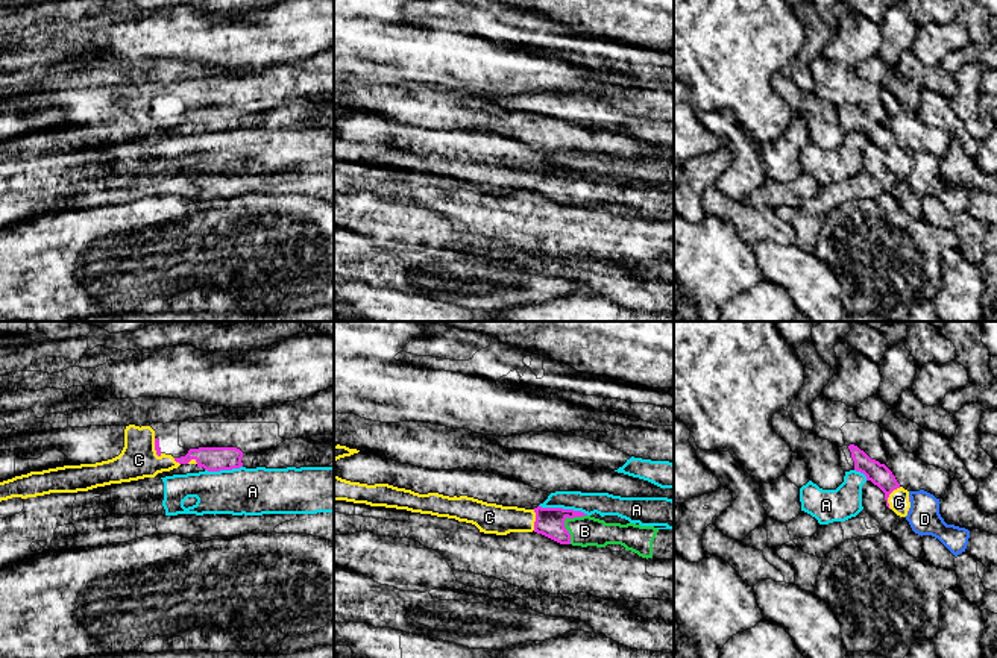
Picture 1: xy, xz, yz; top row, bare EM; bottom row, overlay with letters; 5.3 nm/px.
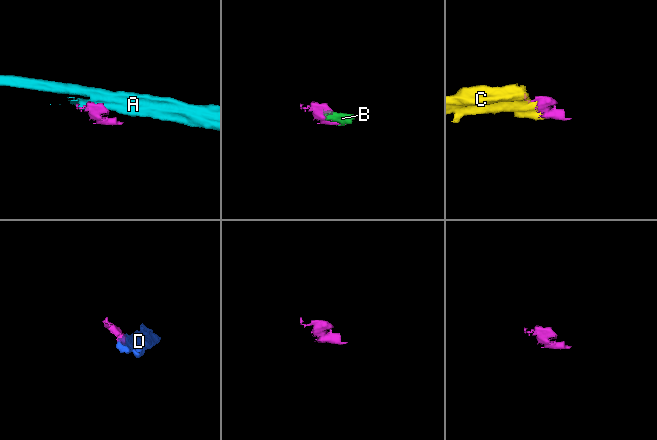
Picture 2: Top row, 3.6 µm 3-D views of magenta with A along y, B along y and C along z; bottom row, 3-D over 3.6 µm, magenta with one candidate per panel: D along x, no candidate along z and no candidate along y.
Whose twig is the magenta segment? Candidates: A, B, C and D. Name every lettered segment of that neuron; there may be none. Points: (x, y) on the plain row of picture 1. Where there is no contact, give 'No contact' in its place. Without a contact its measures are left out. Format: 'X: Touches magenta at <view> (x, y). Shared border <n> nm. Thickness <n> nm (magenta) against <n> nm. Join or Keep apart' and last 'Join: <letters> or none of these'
A: Touches magenta at xz (563, 170). Shared border 260 nm. Thickness 160 nm (magenta) against 120 nm. Keep apart
B: Touches magenta at xz (563, 182). Shared border 180 nm. Thickness 160 nm (magenta) against 160 nm. Join
C: Touches magenta at yz (888, 156). Shared border 130 nm. Thickness 110 nm (magenta) against 110 nm. Join
D: No contact. Keep apart
Join: B, C

